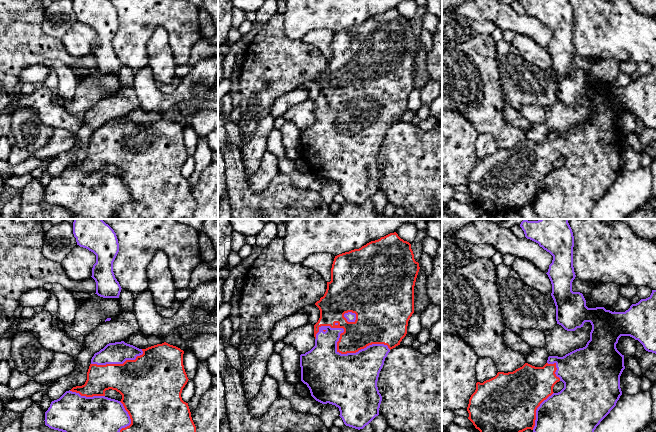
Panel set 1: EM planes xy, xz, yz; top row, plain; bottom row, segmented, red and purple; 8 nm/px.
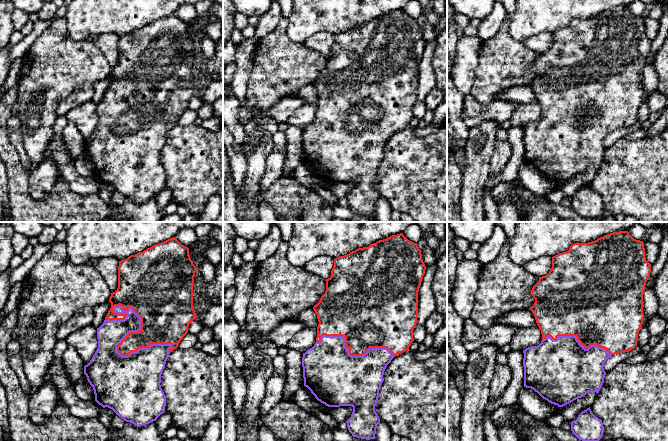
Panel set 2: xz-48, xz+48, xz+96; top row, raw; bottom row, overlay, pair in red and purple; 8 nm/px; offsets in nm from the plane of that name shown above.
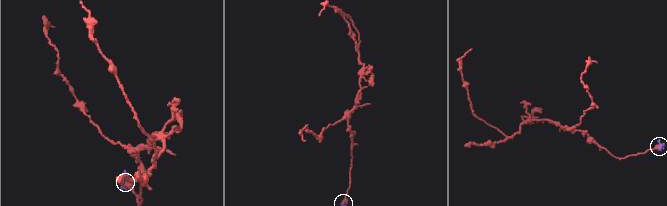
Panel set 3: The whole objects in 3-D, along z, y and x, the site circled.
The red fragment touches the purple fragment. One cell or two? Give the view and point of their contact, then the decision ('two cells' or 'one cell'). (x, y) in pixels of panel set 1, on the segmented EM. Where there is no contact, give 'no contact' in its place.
contact xz (338, 351); one cell

